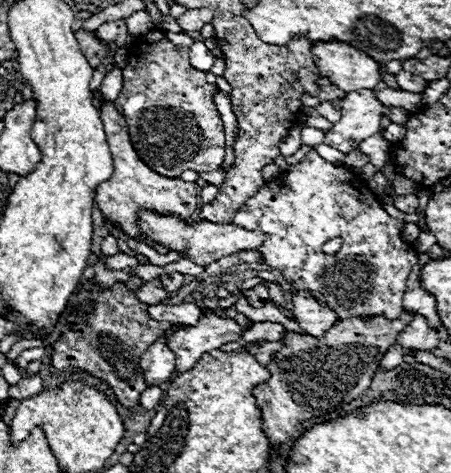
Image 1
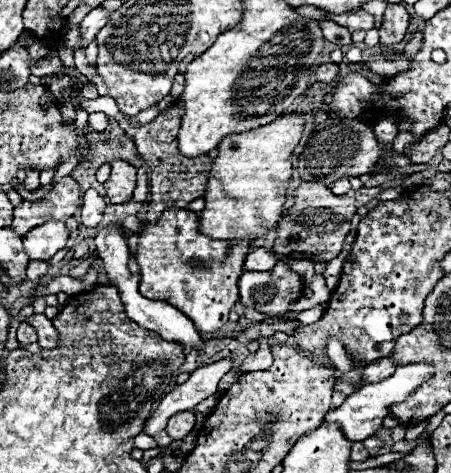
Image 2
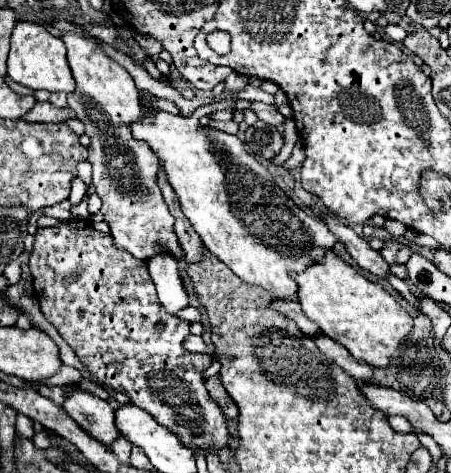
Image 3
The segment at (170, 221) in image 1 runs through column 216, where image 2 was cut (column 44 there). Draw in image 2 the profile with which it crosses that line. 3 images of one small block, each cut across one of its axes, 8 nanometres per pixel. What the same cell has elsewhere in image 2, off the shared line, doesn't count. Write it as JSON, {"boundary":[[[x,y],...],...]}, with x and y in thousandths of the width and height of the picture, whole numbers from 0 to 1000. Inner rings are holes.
{"boundary":[[[102,469],[53,495],[53,529],[67,550],[111,550],[133,524],[146,520],[151,482],[142,469]]]}

